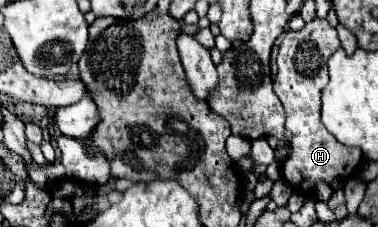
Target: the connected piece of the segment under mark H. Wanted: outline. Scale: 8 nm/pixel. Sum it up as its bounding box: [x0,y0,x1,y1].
[274,18,362,194]

